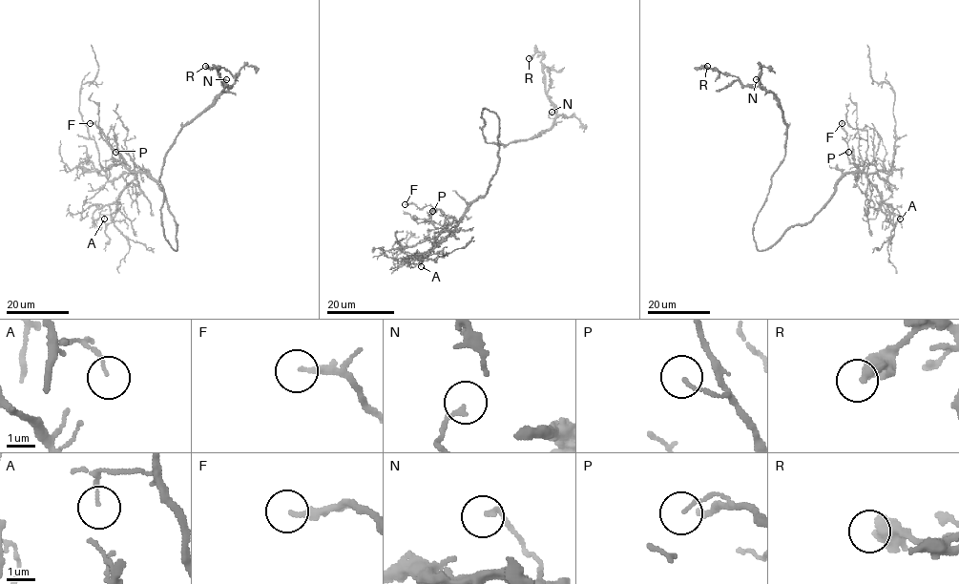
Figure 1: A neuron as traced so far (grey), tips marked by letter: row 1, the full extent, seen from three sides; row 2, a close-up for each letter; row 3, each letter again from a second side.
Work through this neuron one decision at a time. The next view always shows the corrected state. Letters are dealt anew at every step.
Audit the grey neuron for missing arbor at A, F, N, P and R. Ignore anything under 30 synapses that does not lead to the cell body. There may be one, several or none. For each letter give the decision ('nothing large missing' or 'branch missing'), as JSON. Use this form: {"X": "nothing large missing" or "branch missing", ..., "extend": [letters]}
{"A": "nothing large missing", "F": "nothing large missing", "N": "nothing large missing", "P": "nothing large missing", "R": "nothing large missing", "extend": []}

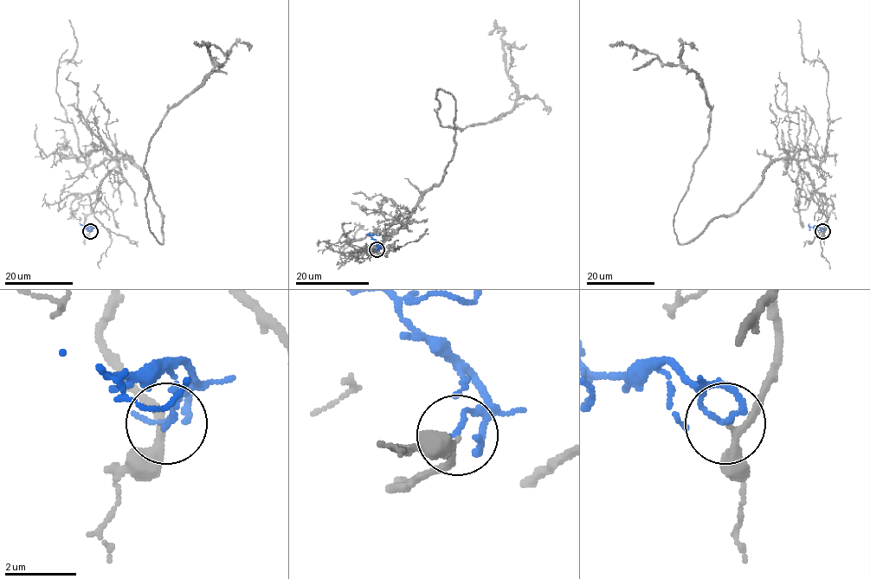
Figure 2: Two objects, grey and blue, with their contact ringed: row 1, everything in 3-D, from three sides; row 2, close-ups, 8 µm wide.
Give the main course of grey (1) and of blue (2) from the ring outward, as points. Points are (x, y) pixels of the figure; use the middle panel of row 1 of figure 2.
1: (377, 249), (451, 160), (455, 102), (439, 89), (443, 126), (512, 108), (503, 31), (488, 35)
2: (377, 249), (379, 244), (370, 236), (379, 234)

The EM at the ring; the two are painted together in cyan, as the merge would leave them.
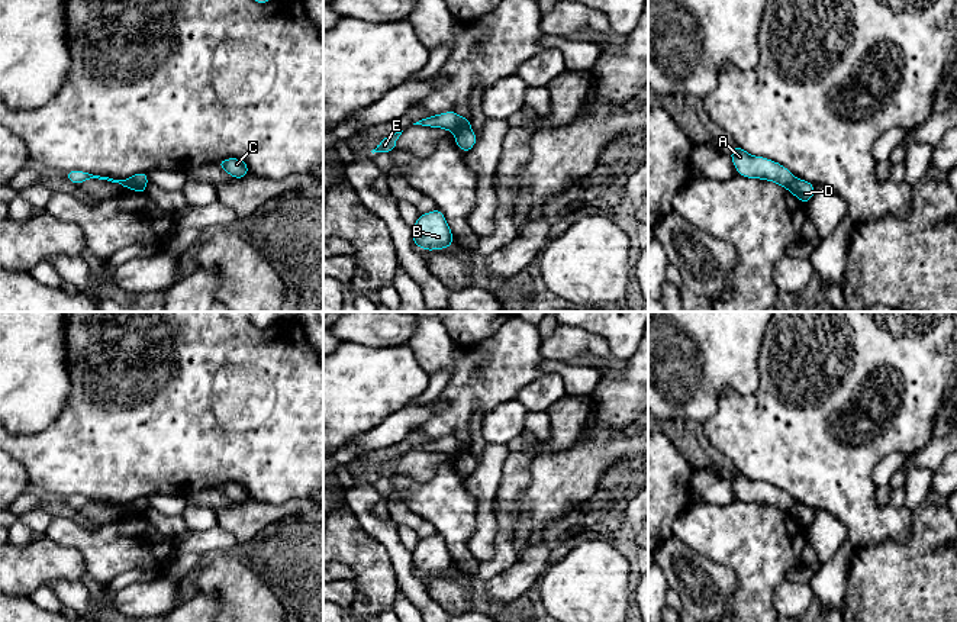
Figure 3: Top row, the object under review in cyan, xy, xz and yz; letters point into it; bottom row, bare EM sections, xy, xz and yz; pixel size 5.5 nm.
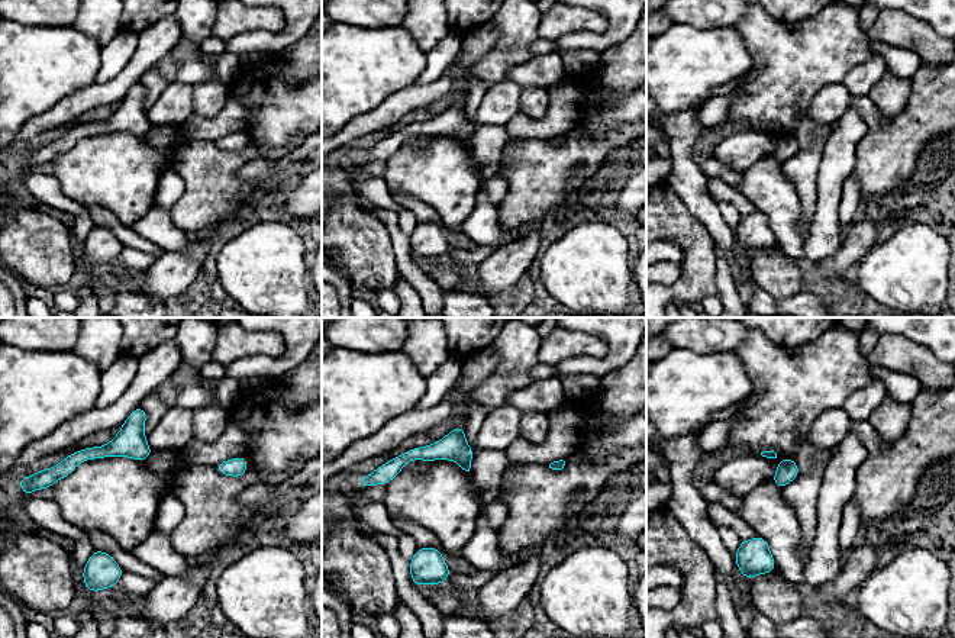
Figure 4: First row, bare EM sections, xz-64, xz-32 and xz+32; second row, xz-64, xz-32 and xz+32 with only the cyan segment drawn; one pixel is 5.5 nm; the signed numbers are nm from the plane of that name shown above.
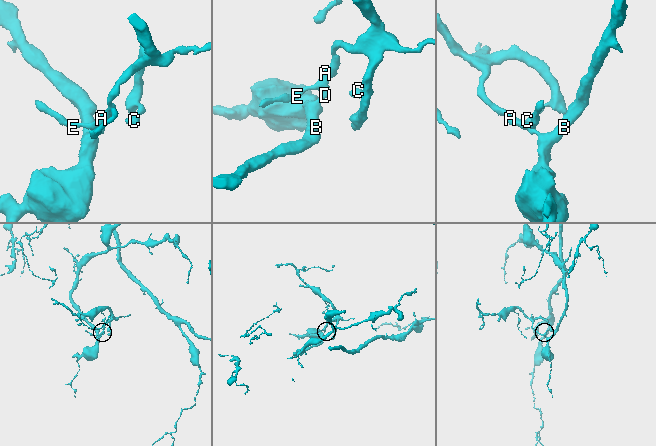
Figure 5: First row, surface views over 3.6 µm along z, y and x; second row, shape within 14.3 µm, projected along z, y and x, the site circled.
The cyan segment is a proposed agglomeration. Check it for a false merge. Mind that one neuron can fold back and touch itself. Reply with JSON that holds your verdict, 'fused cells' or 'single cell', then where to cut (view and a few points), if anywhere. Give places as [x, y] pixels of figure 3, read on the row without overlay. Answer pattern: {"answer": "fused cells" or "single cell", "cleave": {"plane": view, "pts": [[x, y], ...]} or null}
{"answer": "fused cells", "cleave": {"plane": "xz", "pts": [[470, 453], [454, 458]]}}

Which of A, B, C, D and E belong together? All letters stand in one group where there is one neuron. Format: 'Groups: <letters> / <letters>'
Groups: A C E / B D

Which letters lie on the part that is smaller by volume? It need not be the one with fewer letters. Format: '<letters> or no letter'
A, C, E

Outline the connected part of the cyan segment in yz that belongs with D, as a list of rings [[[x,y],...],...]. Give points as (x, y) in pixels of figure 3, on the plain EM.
[[[795,503],[790,509],[789,516],[806,529],[815,521],[815,510],[802,503]]]

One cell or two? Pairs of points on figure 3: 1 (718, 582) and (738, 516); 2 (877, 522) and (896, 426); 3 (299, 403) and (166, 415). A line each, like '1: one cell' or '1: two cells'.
1: two cells
2: one cell
3: one cell

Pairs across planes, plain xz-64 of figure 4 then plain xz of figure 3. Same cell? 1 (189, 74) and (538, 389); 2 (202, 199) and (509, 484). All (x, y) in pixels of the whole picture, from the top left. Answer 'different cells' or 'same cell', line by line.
1: same cell
2: different cells

